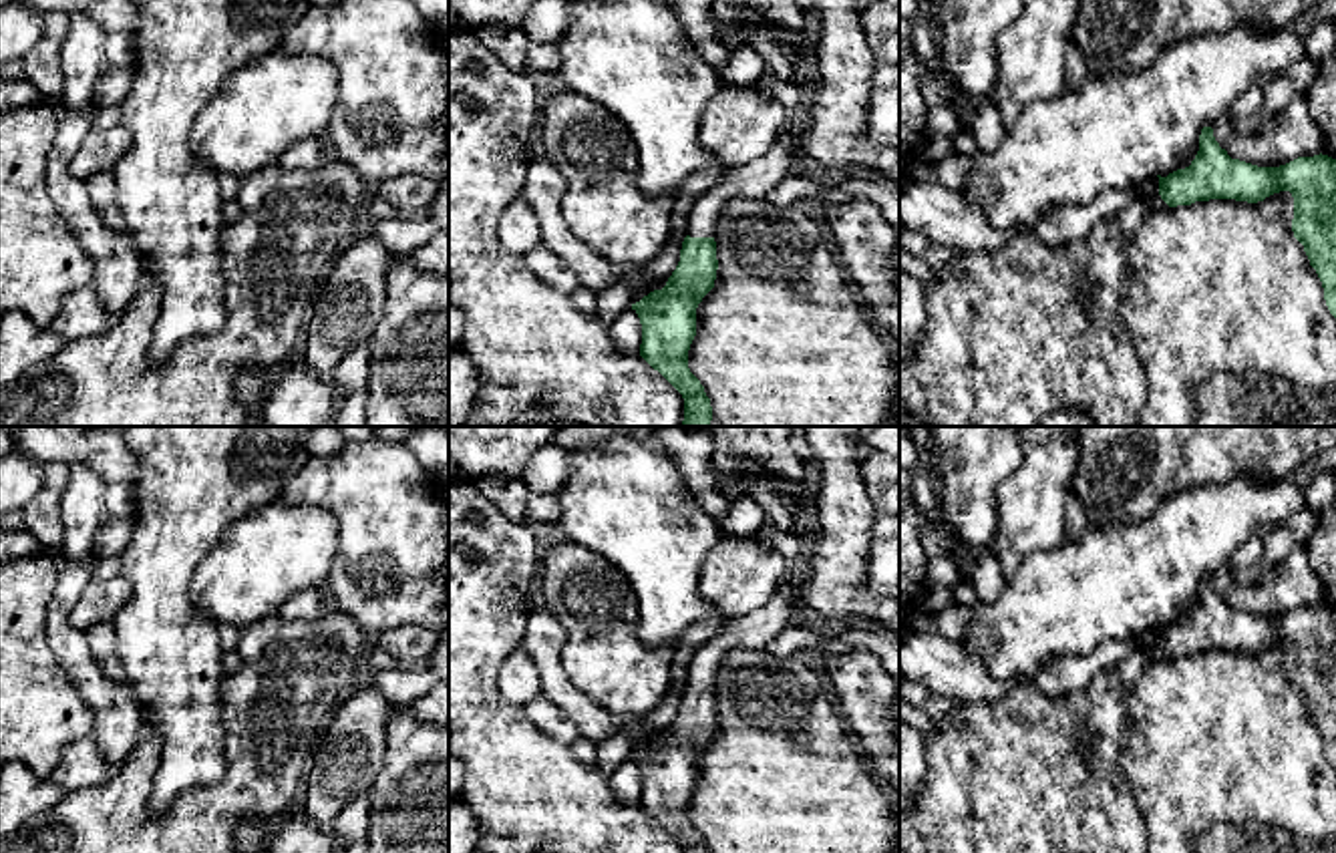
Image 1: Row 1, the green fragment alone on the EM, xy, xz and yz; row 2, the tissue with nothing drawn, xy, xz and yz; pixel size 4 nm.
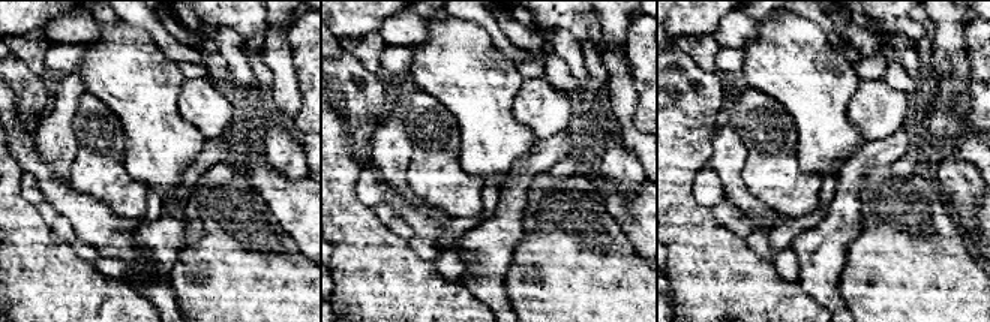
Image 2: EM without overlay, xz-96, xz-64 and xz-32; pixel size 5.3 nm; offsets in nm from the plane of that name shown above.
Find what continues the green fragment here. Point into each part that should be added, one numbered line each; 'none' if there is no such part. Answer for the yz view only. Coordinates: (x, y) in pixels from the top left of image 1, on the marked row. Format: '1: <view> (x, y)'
1: yz (1153, 194)

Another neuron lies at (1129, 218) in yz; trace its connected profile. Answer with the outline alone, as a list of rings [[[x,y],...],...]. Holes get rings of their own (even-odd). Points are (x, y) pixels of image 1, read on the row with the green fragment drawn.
[[[1135,201],[1117,213],[1119,225],[1131,237],[1145,217],[1157,209],[1155,201]]]

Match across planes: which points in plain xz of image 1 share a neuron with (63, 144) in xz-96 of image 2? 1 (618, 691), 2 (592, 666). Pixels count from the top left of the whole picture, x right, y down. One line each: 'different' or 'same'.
1: different
2: different

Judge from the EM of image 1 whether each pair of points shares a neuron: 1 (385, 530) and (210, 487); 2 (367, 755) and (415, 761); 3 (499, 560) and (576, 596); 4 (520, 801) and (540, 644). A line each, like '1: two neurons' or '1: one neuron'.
1: two neurons
2: two neurons
3: two neurons
4: two neurons

